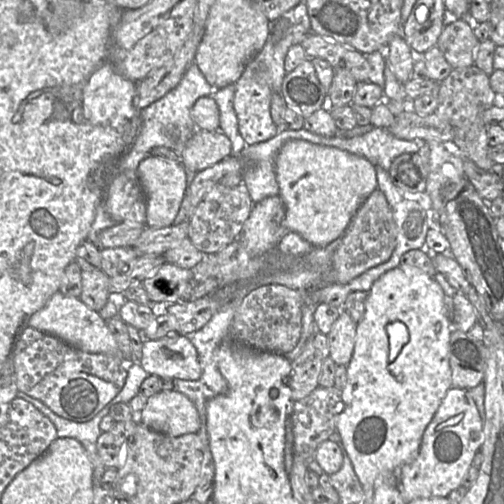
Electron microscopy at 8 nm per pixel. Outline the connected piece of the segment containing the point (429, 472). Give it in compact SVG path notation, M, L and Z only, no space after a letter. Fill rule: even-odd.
M451 387L422 435L417 456L400 469L398 488L402 498L410 502L417 498L448 497L462 485L482 443L483 422L472 396L466 389Z

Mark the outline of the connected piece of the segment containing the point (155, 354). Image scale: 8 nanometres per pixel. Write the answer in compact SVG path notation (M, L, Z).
M186 335L144 340L142 347L138 363L148 374L182 380L197 380L202 374L197 350Z

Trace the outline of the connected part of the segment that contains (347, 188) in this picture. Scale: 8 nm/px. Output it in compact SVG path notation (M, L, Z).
M289 140L281 147L276 178L285 206L285 229L298 233L314 247L339 238L359 207L378 188L375 165L365 157L305 140Z

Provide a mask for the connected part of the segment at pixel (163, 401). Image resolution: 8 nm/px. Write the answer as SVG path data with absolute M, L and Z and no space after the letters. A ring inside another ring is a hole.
M174 389L150 396L136 419L146 427L172 437L197 433L200 428L195 405L185 394Z

